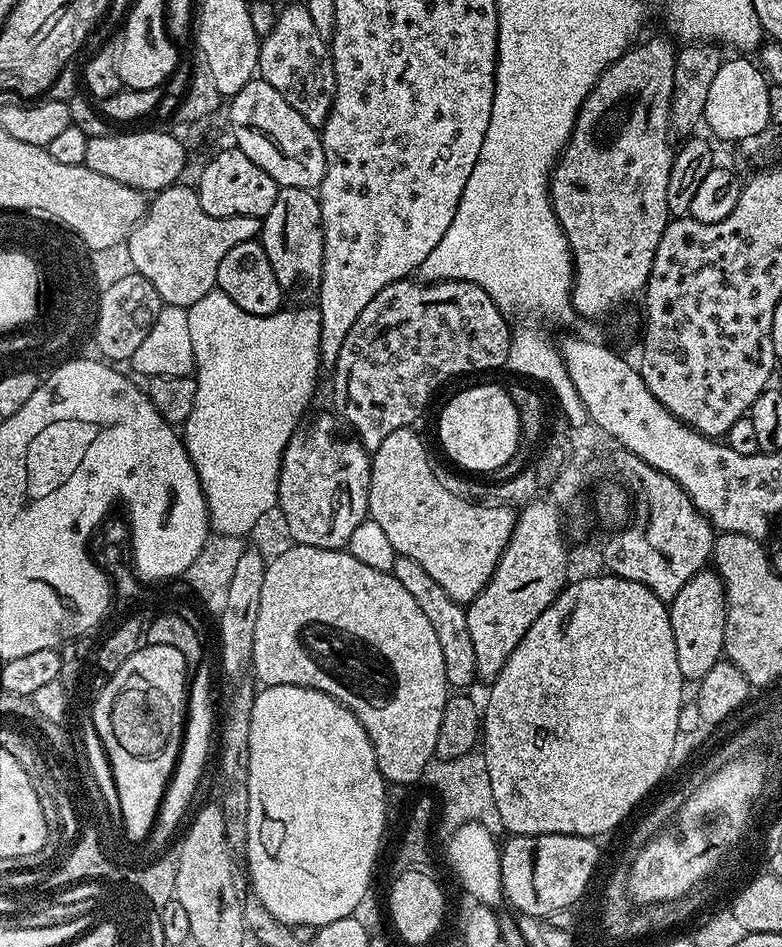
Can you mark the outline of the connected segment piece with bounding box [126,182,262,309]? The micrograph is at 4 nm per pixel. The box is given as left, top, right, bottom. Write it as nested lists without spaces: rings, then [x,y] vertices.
[[[179,182],[163,188],[151,197],[148,211],[133,228],[126,241],[128,260],[131,267],[140,272],[158,290],[161,301],[165,305],[173,304],[179,308],[191,308],[198,298],[216,288],[218,266],[222,258],[226,258],[226,250],[234,250],[238,242],[255,240],[260,235],[262,220],[259,216],[235,216],[234,218],[214,218],[202,210],[202,202],[198,202],[195,188],[187,188]]]

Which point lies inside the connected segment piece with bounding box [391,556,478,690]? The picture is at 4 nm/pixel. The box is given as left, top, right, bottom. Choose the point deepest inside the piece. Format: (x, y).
(448, 617)

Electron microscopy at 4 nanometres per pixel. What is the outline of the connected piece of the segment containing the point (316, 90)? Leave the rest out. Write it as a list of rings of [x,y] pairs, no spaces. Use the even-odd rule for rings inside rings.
[[[304,2],[288,4],[277,11],[274,26],[260,41],[256,67],[259,79],[270,82],[270,86],[274,86],[310,126],[317,130],[324,127],[336,89],[334,66],[330,62],[329,41],[318,34]]]

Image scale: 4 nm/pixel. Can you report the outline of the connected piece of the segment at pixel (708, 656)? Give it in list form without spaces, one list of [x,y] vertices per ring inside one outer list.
[[[715,570],[694,574],[670,602],[668,617],[674,630],[674,646],[678,650],[678,670],[682,670],[685,681],[699,682],[724,656],[727,609],[724,584]]]

